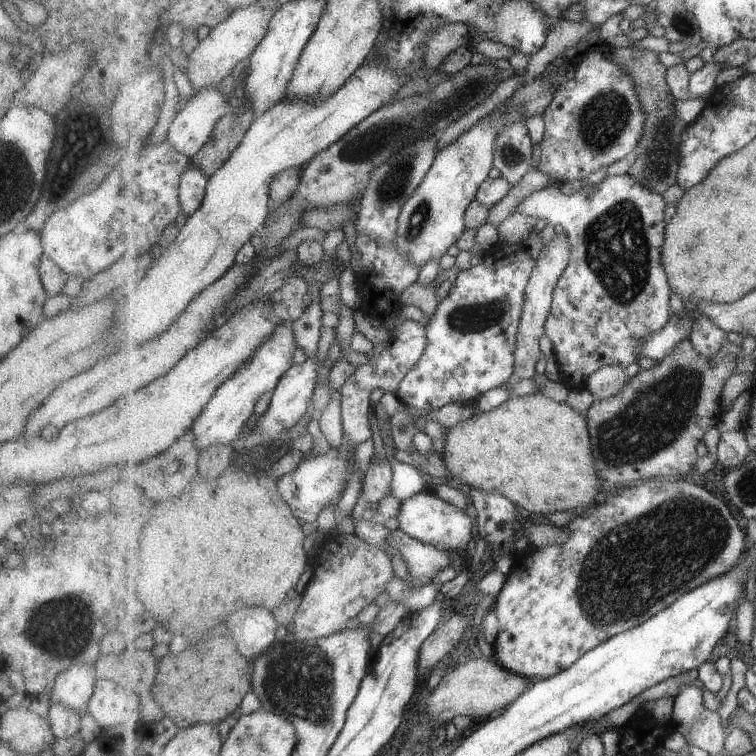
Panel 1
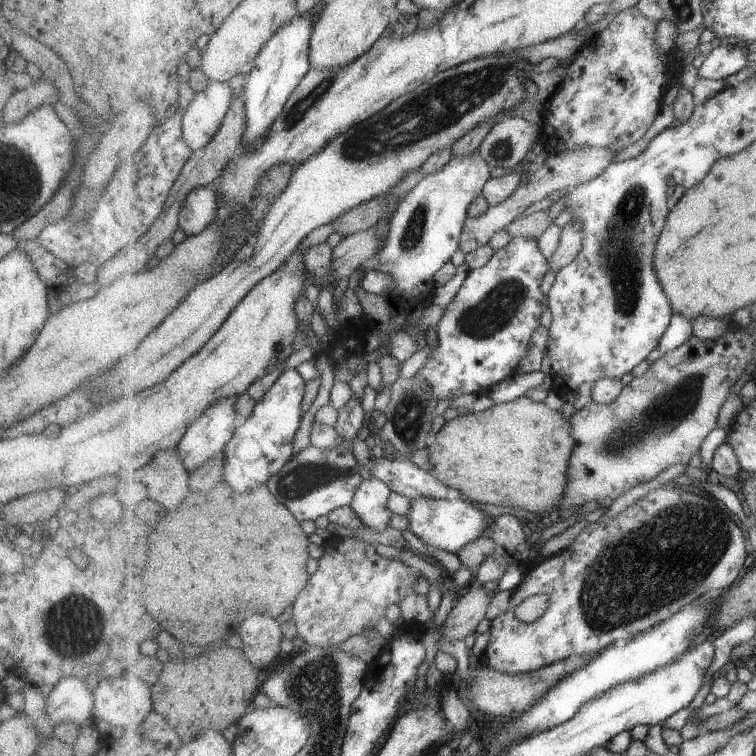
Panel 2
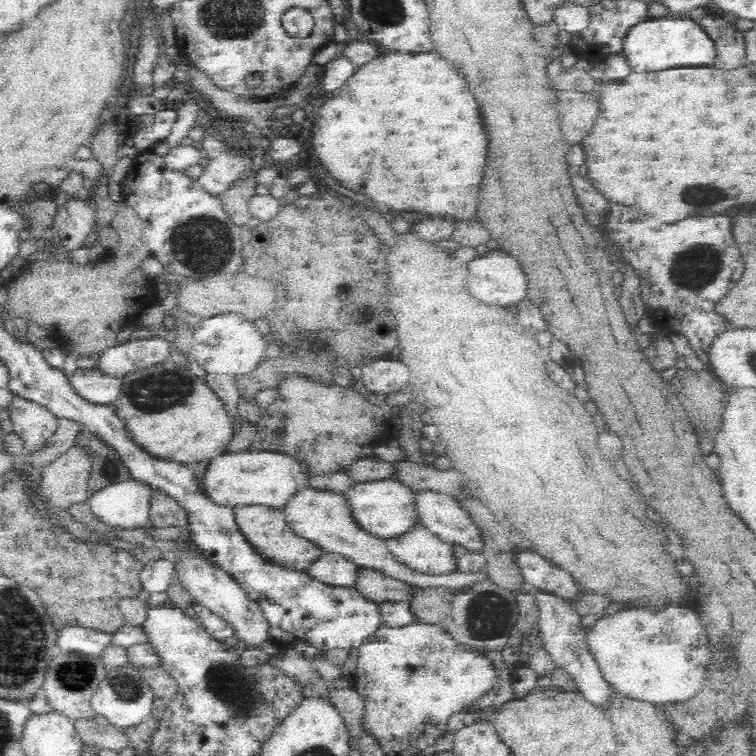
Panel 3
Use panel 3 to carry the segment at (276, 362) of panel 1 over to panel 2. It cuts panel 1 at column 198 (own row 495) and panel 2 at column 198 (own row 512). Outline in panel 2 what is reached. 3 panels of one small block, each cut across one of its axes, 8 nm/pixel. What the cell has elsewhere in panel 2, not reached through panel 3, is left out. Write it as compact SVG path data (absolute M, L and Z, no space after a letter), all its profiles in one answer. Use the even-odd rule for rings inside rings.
M237 397L212 404L178 444L180 457L191 474L217 453L223 453L241 419L235 412Z

